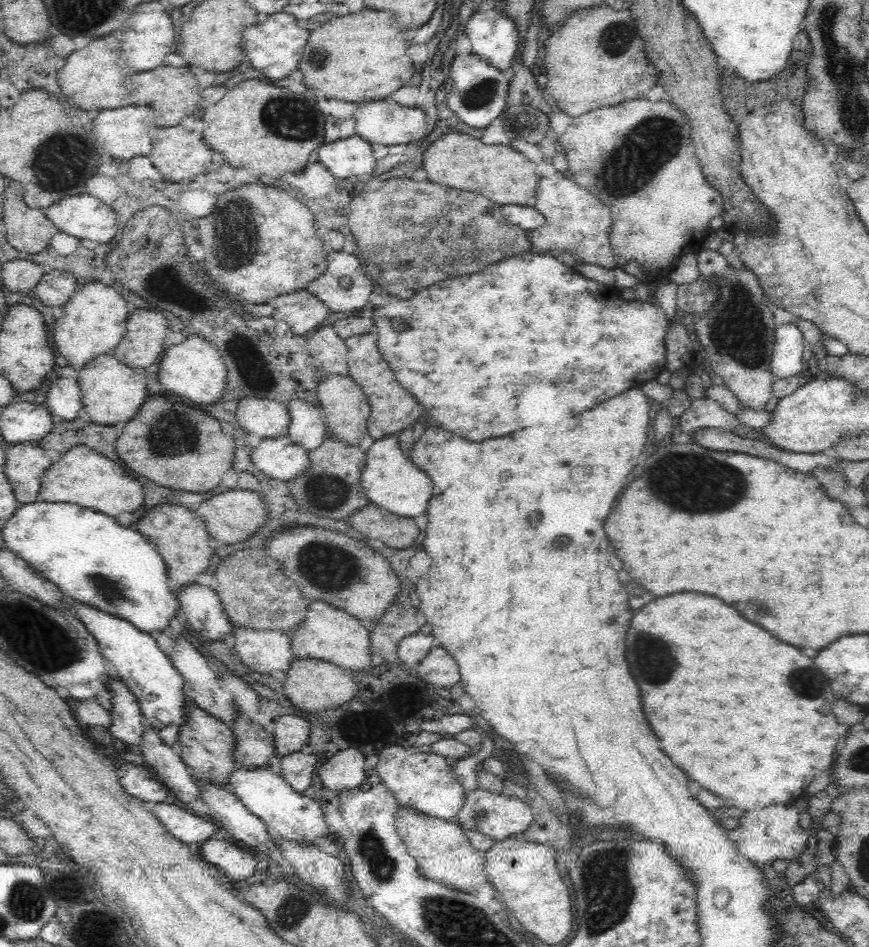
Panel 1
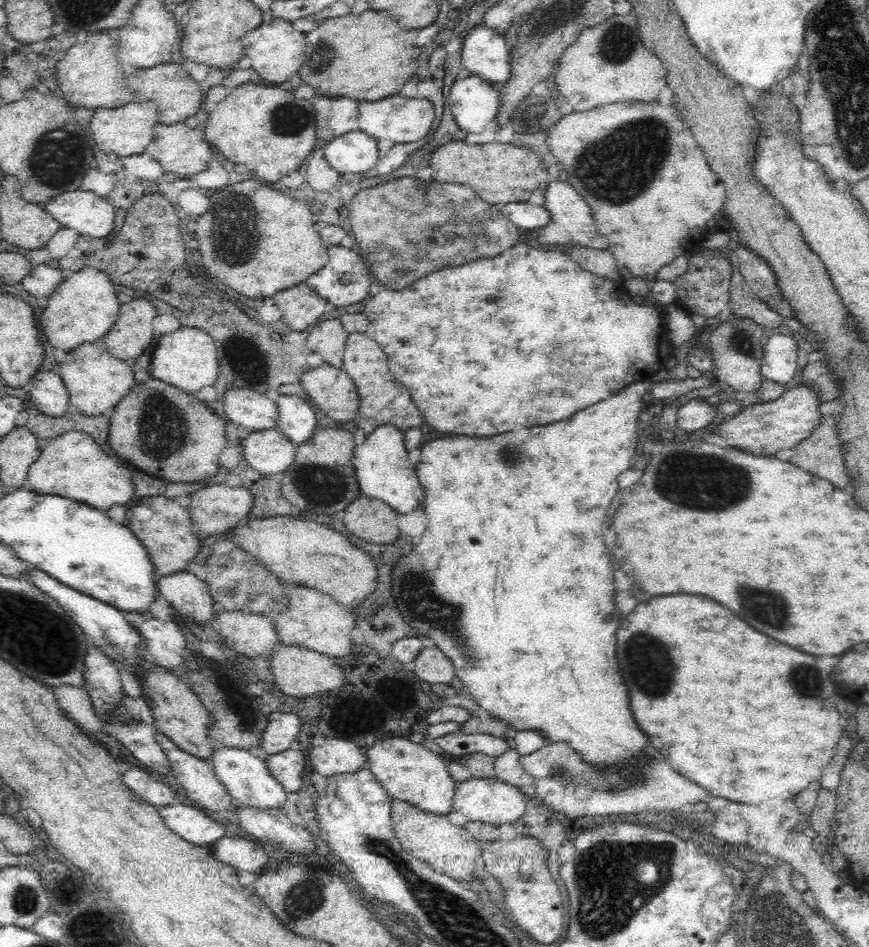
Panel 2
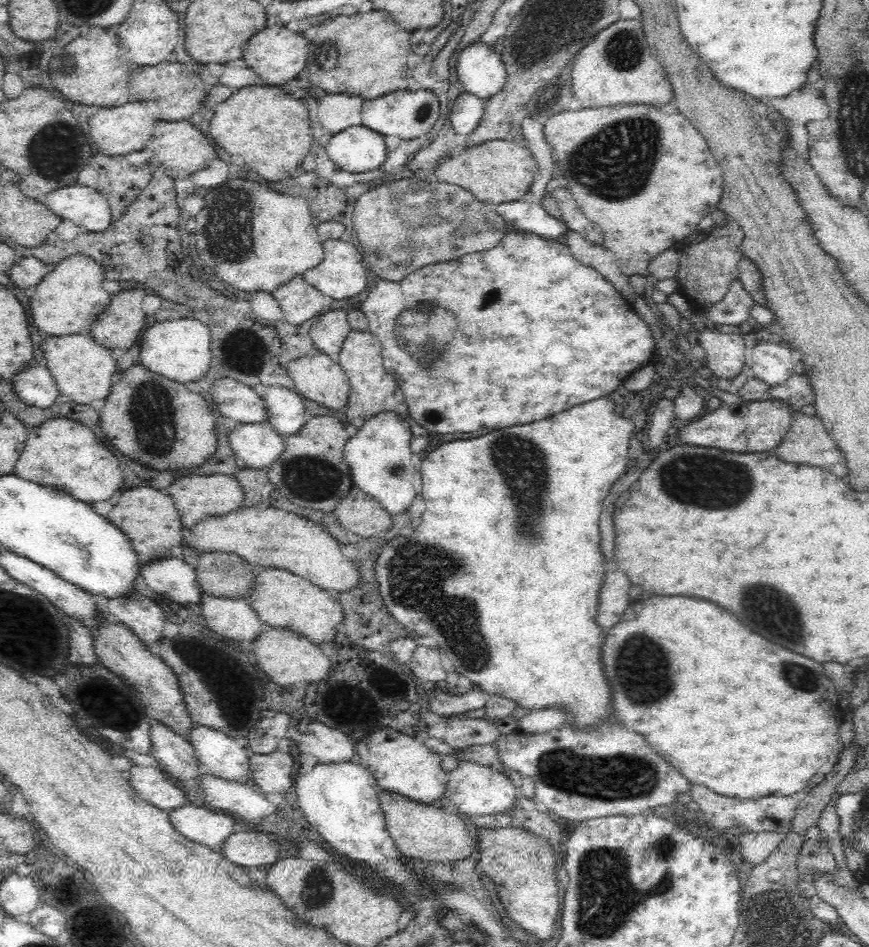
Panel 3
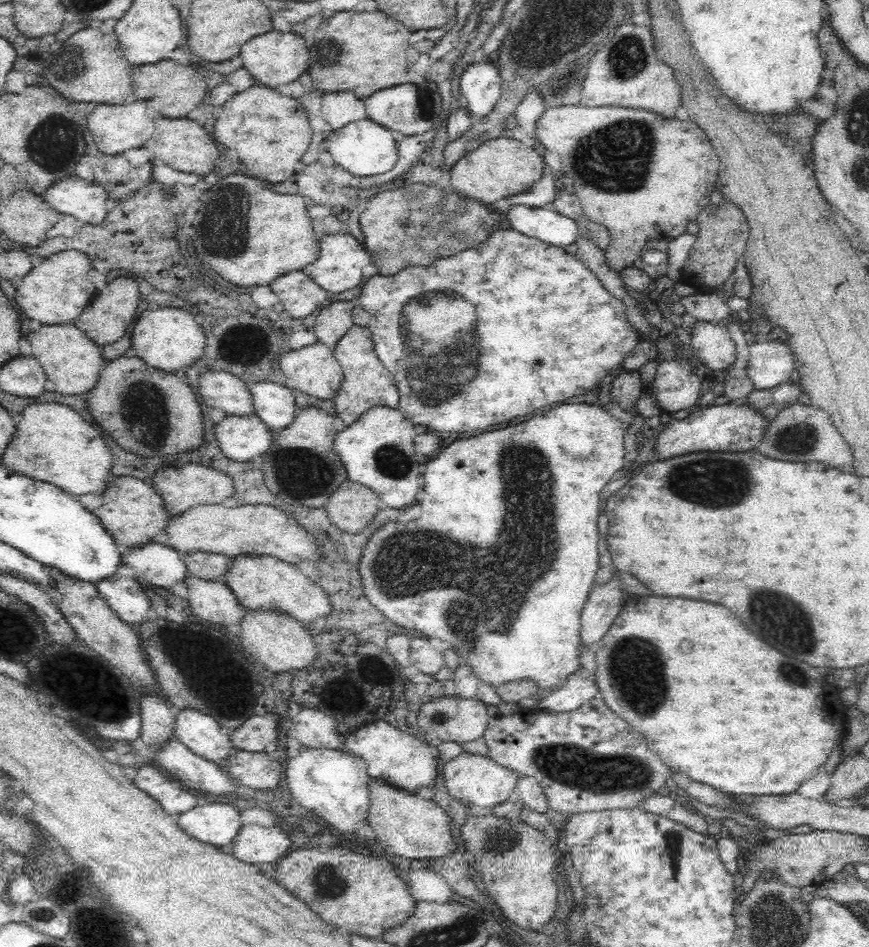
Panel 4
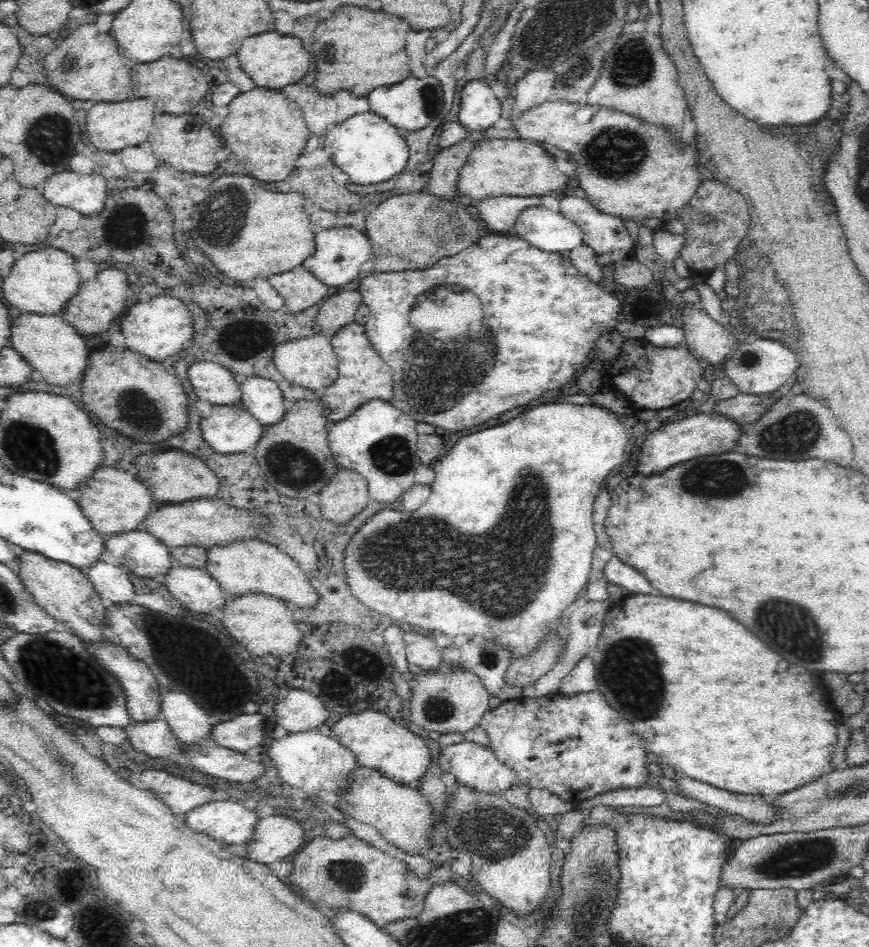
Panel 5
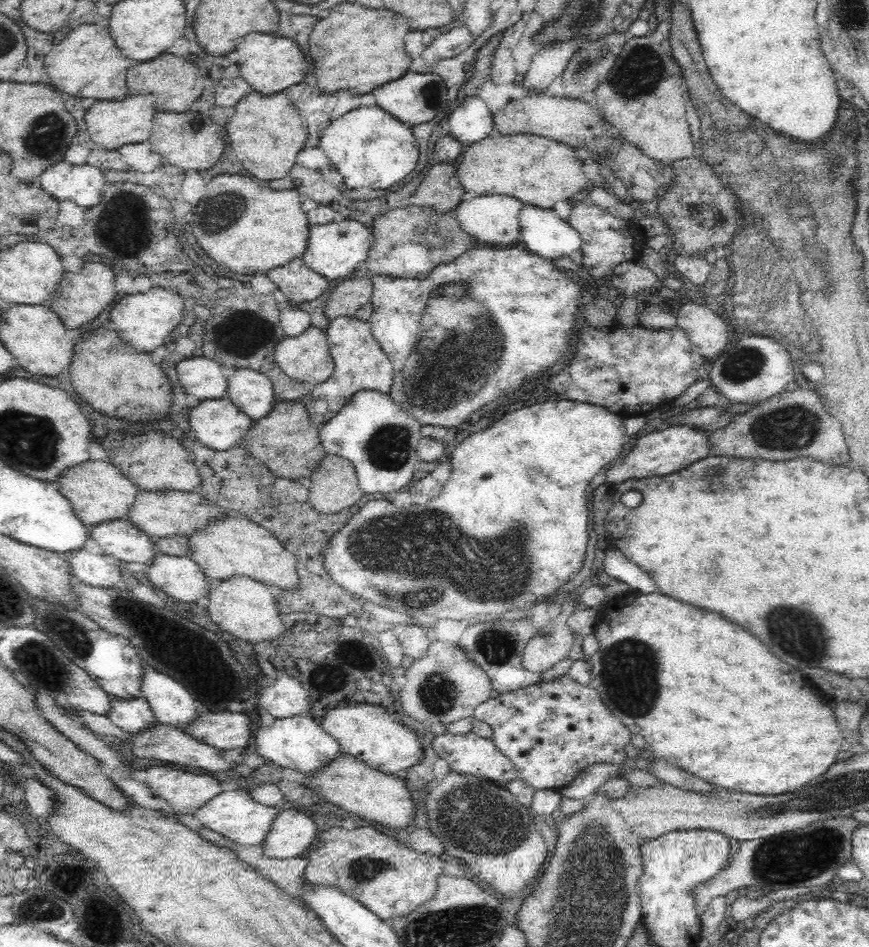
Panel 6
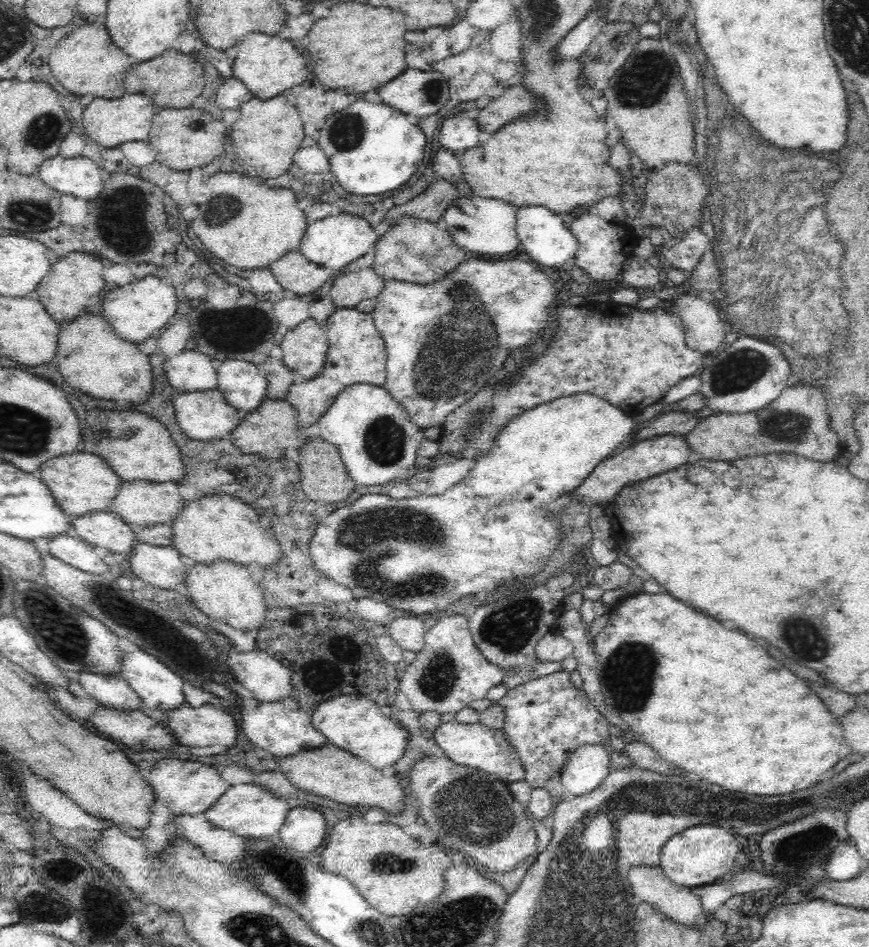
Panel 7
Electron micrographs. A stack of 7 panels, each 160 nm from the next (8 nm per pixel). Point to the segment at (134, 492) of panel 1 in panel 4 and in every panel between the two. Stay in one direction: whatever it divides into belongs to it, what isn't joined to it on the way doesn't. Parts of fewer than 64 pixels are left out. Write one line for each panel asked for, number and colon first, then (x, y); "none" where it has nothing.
2: (72, 465)
3: (62, 454)
4: (54, 444)

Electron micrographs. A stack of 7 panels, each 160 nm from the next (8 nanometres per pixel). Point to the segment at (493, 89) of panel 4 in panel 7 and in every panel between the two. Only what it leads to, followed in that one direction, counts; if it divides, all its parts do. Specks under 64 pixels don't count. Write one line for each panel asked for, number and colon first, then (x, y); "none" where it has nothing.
5: (480, 108)
6: (471, 121)
7: (459, 132)

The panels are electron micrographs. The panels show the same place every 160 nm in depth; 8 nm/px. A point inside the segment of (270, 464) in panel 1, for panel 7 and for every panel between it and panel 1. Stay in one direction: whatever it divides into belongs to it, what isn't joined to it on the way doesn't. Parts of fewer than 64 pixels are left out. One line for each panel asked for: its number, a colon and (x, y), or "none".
2: (270, 451)
3: (255, 445)
4: (242, 438)
5: (232, 430)
6: (218, 424)
7: (206, 416)

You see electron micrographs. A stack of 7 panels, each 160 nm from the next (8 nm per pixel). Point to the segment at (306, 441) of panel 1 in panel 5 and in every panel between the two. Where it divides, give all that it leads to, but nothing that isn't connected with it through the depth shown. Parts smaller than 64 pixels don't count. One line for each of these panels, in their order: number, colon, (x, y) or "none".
2: (298, 422)
3: (286, 411)
4: (274, 404)
5: (262, 397)

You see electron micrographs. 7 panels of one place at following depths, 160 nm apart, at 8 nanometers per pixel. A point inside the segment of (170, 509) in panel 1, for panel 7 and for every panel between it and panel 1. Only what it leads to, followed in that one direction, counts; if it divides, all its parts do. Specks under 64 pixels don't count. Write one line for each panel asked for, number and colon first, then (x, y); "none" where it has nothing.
2: (168, 536)
3: (150, 519)
4: (132, 512)
5: (115, 503)
6: (98, 492)
7: (81, 483)

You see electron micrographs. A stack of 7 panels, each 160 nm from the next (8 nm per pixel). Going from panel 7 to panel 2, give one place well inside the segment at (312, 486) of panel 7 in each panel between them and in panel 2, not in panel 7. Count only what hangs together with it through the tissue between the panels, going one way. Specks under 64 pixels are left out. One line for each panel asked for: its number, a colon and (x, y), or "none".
2: (370, 519)
3: (360, 514)
4: (352, 508)
5: (347, 495)
6: (334, 487)

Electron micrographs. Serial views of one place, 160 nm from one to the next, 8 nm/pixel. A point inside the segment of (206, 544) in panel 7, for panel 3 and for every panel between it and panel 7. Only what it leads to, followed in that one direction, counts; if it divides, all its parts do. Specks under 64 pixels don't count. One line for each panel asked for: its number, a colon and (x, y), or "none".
3: (282, 600)
4: (260, 583)
5: (243, 568)
6: (233, 546)

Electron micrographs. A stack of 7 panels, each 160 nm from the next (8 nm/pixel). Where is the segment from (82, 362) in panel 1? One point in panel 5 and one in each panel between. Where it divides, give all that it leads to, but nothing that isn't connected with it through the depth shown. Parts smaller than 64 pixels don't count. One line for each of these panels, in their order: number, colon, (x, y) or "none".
2: (84, 308)
3: (71, 297)
4: (55, 292)
5: (41, 282)

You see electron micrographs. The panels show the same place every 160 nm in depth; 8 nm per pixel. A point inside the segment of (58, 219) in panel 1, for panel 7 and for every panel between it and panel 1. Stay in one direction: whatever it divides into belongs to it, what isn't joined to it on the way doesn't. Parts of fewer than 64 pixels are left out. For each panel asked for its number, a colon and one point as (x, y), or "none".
2: (85, 212)
3: (86, 207)
4: (86, 202)
5: (86, 194)
6: (83, 184)
7: (80, 177)

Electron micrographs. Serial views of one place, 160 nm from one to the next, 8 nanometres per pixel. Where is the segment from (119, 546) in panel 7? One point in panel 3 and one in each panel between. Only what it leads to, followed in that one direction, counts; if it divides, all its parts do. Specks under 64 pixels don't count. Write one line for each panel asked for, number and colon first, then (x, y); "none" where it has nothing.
3: (173, 578)
4: (158, 567)
5: (141, 553)
6: (119, 538)

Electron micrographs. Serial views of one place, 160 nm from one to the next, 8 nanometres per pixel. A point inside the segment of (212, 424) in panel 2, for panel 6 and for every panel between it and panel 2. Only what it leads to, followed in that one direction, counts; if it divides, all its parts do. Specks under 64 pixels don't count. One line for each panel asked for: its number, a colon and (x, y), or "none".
3: (152, 420)
4: (148, 412)
5: (136, 397)
6: (117, 380)

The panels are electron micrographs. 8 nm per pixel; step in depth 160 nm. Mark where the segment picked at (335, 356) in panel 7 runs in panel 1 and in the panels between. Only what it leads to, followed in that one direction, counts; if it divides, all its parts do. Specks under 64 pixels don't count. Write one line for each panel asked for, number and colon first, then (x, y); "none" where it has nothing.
1: (393, 408)
2: (383, 400)
3: (373, 391)
4: (366, 383)
5: (363, 375)
6: (360, 365)

